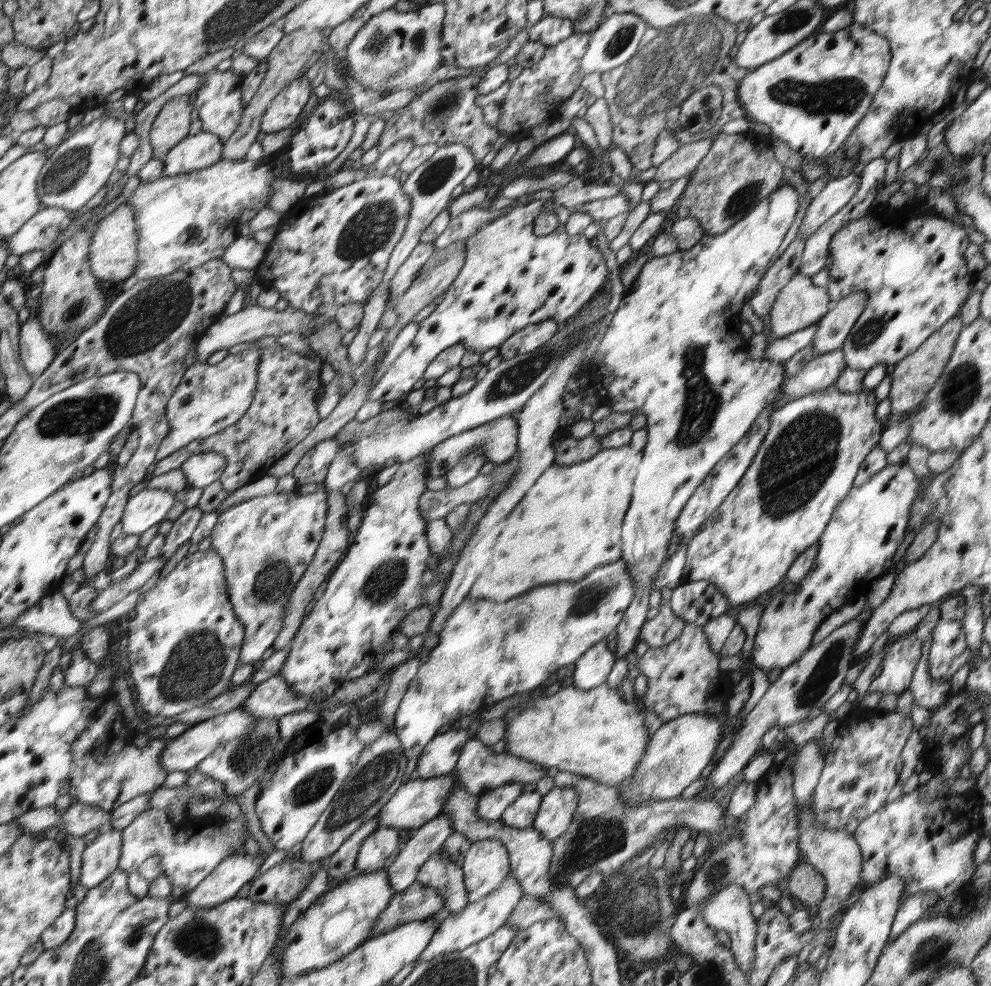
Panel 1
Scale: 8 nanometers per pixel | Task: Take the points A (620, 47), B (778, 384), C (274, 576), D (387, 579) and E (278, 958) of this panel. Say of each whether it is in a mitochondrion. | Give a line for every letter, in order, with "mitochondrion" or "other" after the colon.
A: mitochondrion
B: other
C: mitochondrion
D: mitochondrion
E: other

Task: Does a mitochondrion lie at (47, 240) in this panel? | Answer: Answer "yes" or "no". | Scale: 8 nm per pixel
no

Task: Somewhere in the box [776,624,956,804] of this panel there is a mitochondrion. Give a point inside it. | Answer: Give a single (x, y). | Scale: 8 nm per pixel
(820, 679)

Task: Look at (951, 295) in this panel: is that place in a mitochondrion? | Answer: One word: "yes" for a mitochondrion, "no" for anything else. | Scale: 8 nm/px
no

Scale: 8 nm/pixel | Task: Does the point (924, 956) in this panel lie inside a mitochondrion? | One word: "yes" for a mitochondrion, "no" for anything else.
yes

